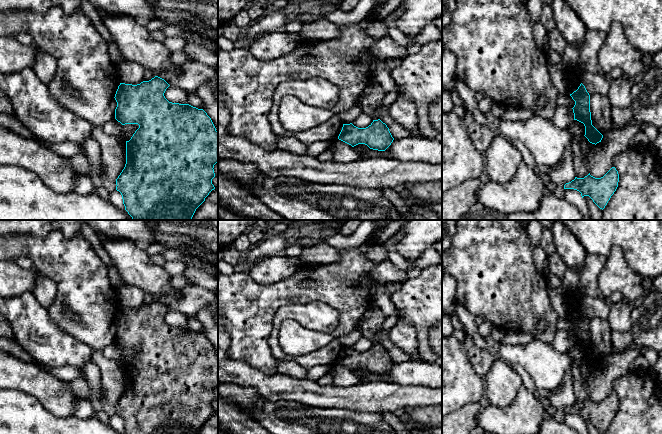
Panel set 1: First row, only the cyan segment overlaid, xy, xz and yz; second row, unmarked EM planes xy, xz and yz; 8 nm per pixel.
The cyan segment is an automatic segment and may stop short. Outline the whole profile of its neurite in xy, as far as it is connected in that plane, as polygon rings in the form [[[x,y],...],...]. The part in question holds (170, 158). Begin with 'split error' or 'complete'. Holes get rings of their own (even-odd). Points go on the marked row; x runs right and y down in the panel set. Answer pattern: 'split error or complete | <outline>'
complete | [[[155,76],[151,80],[143,81],[137,85],[120,83],[114,97],[117,102],[115,119],[122,125],[139,125],[139,128],[135,131],[131,139],[126,141],[126,164],[116,179],[116,190],[121,193],[125,210],[132,217],[132,220],[191,220],[196,209],[205,201],[209,193],[215,189],[212,179],[215,177],[214,165],[218,163],[218,132],[211,118],[203,109],[198,109],[189,104],[169,102],[164,96],[169,86],[164,79]]]

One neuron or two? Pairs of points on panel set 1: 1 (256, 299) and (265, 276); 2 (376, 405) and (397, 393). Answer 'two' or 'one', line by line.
1: two
2: one

